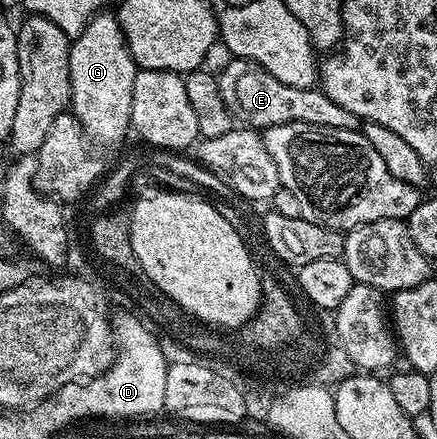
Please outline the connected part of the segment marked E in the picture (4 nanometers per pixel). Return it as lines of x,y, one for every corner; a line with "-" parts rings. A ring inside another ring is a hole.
234,57
222,70
217,70
216,76
220,99
224,99
235,122
255,131
261,131
273,125
283,125
289,121
333,129
359,128
358,117
352,115
352,111
344,111
340,103
332,103
332,99
328,99
328,95
323,93
321,88
288,87
288,83
280,83
276,75
264,71
264,67
260,67
254,61

